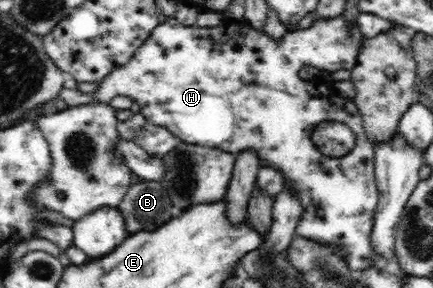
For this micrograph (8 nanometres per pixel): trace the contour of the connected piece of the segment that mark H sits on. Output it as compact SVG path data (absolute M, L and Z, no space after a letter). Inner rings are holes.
M174 16L166 17L160 22L145 39L145 42L136 50L136 53L125 63L123 66L111 71L101 83L98 85L98 89L93 93L93 99L95 103L109 103L109 101L116 97L116 95L126 95L130 97L138 109L140 114L150 123L158 126L164 126L172 132L174 137L191 144L202 144L202 146L208 146L213 148L222 148L232 154L237 155L238 152L247 149L254 149L258 156L260 156L260 167L262 166L274 166L274 168L280 170L284 174L284 186L290 186L294 196L300 200L305 209L300 216L297 228L295 229L295 235L304 236L304 238L312 238L318 240L318 242L326 243L343 243L344 245L344 260L348 263L348 266L356 270L364 270L366 268L372 268L372 257L374 257L374 244L372 244L372 229L374 226L375 211L379 200L377 183L375 180L374 169L374 154L373 145L363 126L363 116L360 114L357 105L354 100L344 99L338 95L338 92L328 85L321 83L320 81L304 80L298 76L298 71L304 65L312 65L316 69L323 69L324 73L333 72L337 69L353 67L356 61L356 55L359 51L360 43L364 39L364 35L357 28L356 23L349 23L341 16L336 16L328 19L314 20L313 24L308 28L301 30L293 30L287 32L287 34L276 41L272 39L264 31L256 31L245 21L225 21L222 20L216 27L198 27L184 26ZM324 122L339 122L348 125L349 129L353 131L355 135L355 146L352 147L347 154L343 156L325 156L316 147L314 140L311 139L312 131Z

